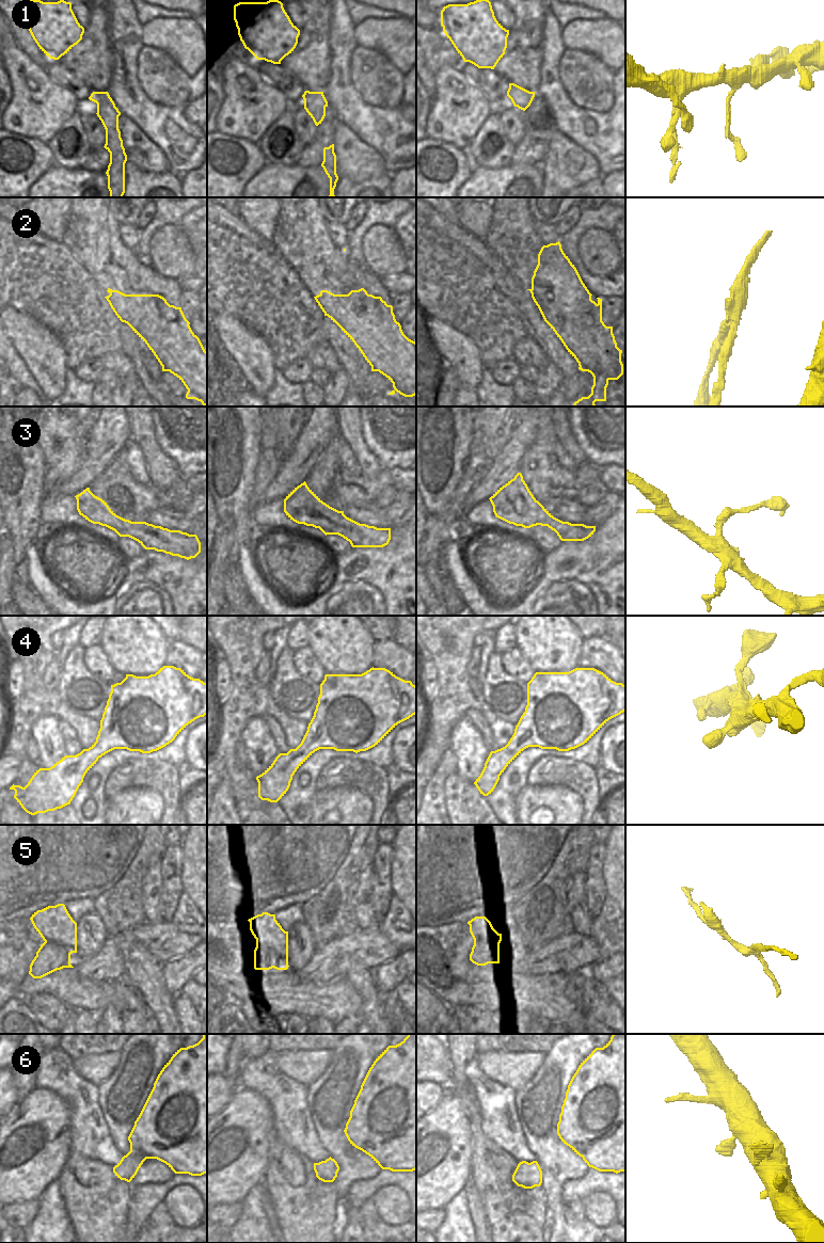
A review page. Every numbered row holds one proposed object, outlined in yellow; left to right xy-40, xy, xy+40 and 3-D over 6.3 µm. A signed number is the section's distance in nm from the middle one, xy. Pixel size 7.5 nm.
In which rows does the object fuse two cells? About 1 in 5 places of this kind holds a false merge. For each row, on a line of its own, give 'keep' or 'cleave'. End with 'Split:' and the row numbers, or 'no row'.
1: cleave
2: cleave
3: keep
4: keep
5: cleave
6: keep
Split: 1, 2, 5

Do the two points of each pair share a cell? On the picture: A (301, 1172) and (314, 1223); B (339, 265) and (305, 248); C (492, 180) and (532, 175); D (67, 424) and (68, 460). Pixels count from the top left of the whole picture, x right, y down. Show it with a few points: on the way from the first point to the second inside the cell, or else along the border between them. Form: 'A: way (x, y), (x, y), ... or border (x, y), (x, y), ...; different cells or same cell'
A: way (297, 1184), (297, 1194), (307, 1210); same cell
B: way (331, 265), (322, 257), (314, 255); same cell
C: way (502, 180), (512, 180), (516, 177), (522, 176); same cell
D: way (67, 432), (67, 451); same cell

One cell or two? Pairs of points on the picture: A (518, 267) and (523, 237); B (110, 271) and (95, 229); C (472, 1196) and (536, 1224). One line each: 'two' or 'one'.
A: one
B: one
C: two

